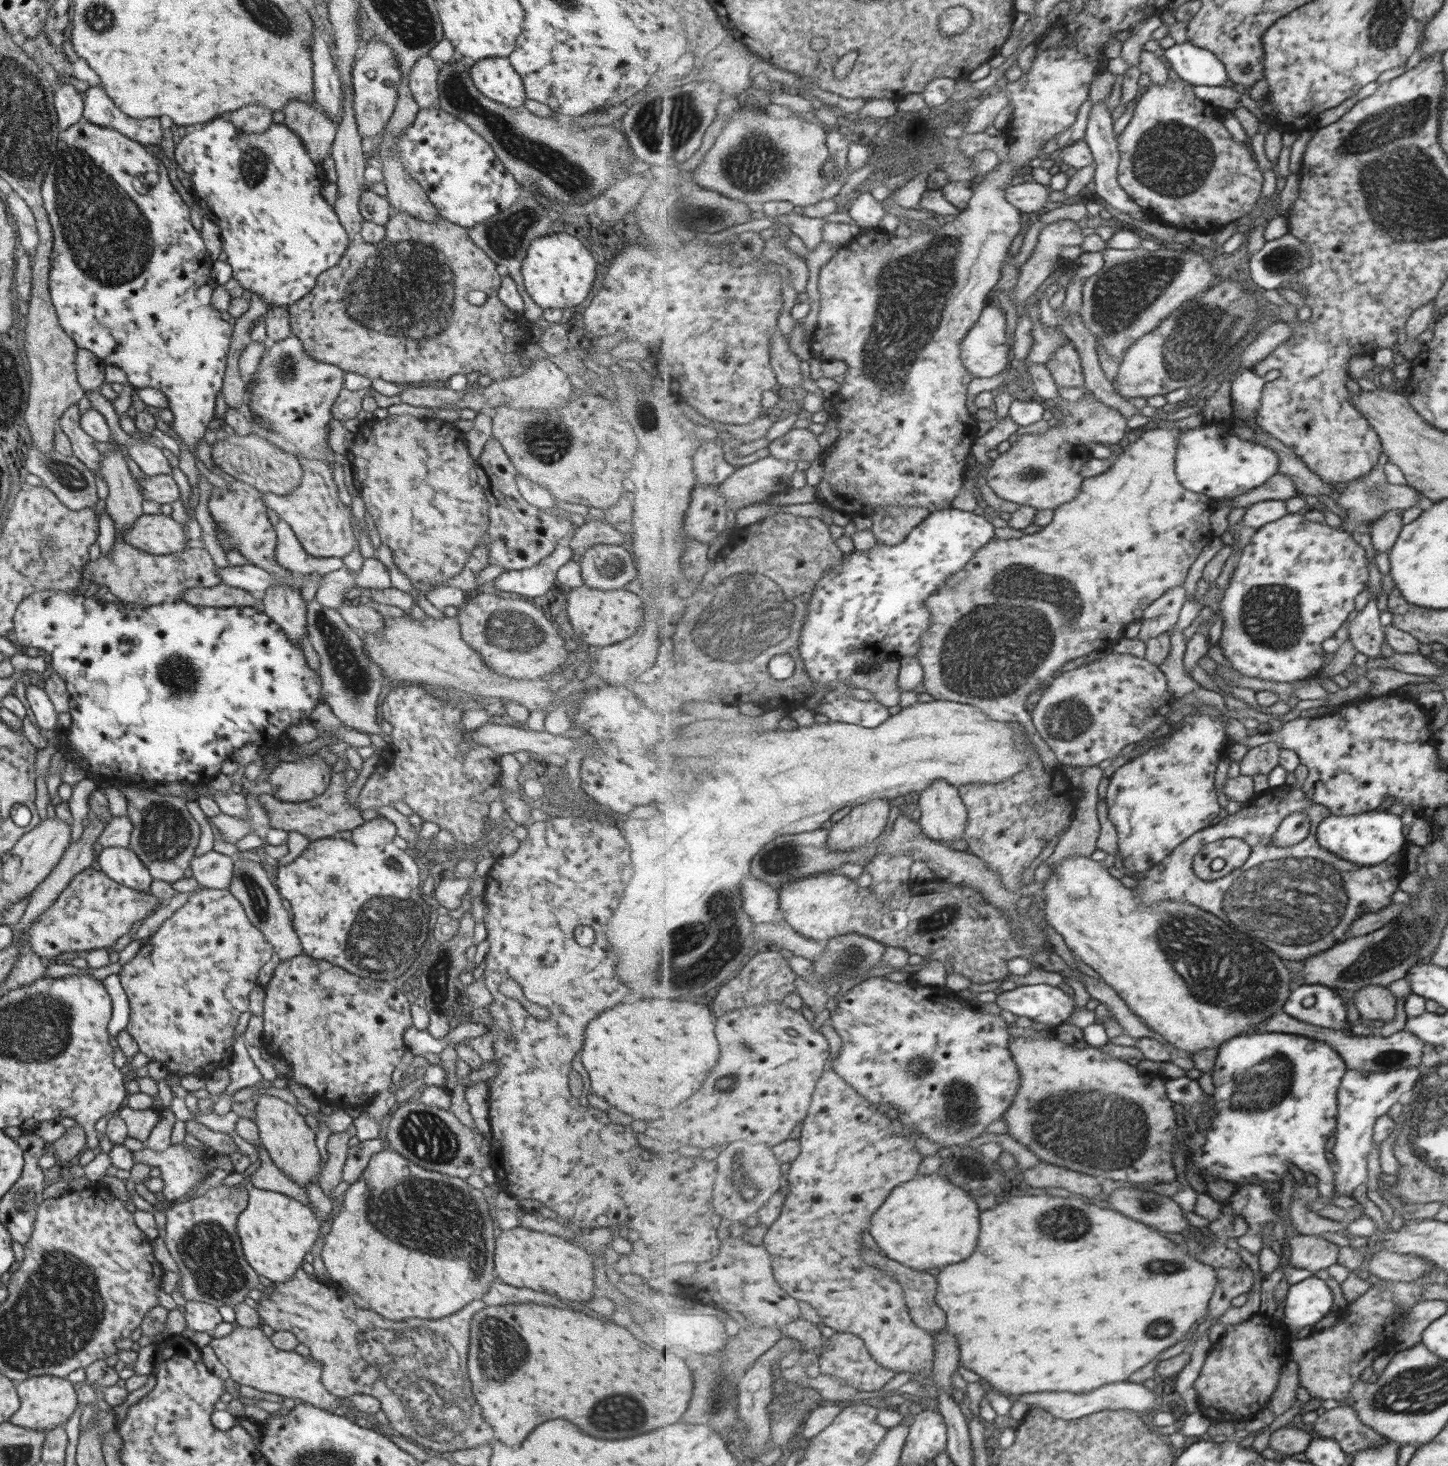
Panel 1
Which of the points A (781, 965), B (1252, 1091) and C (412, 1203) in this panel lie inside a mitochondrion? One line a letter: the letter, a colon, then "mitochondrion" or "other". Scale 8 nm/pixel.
A: other
B: mitochondrion
C: mitochondrion

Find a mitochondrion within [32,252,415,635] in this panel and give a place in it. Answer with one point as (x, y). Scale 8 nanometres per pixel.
(70, 478)

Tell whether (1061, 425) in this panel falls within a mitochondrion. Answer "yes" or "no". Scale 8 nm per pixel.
no

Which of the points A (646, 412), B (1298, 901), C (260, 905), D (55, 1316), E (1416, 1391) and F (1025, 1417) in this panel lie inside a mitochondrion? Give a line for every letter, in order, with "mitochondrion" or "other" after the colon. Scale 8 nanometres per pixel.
A: mitochondrion
B: mitochondrion
C: mitochondrion
D: mitochondrion
E: mitochondrion
F: other

